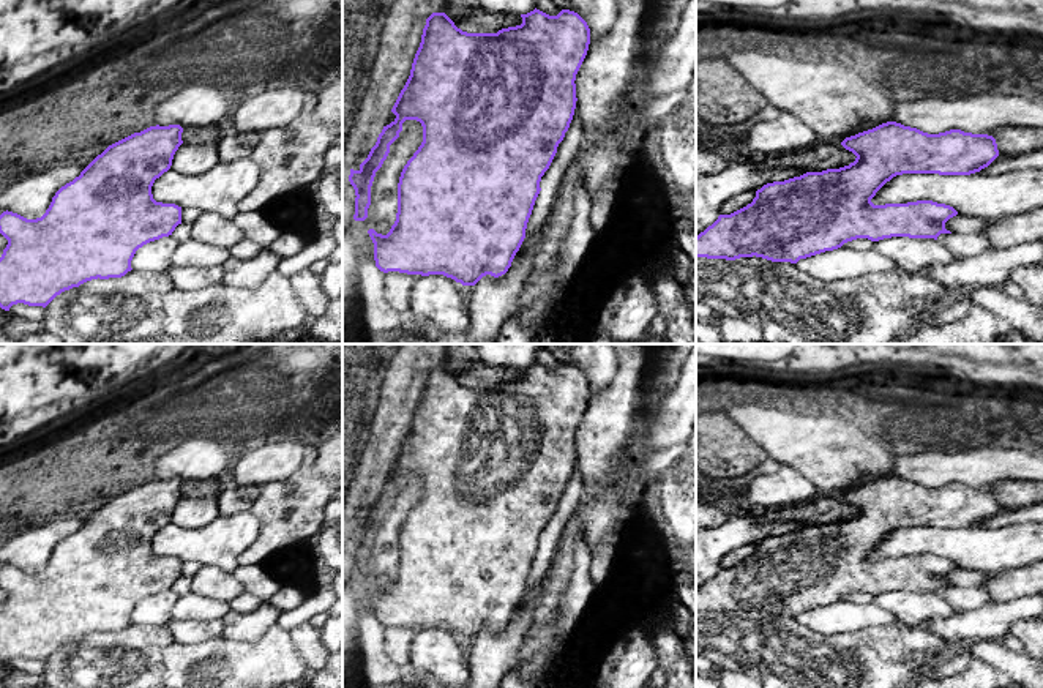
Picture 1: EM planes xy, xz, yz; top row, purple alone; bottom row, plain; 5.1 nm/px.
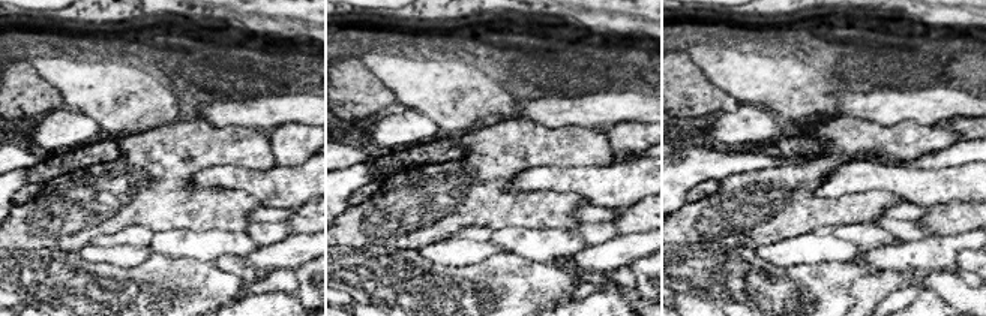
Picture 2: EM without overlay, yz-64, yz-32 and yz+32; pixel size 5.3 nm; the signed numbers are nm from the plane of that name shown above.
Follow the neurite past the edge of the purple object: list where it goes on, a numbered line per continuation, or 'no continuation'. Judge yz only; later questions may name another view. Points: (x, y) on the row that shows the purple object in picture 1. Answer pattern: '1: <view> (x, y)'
no continuation

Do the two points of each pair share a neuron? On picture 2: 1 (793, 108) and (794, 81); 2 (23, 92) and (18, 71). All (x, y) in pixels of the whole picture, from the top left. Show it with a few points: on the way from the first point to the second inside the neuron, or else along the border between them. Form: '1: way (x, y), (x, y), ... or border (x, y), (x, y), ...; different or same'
1: way (793, 102), (793, 87); same
2: way (20, 87), (18, 75); same

